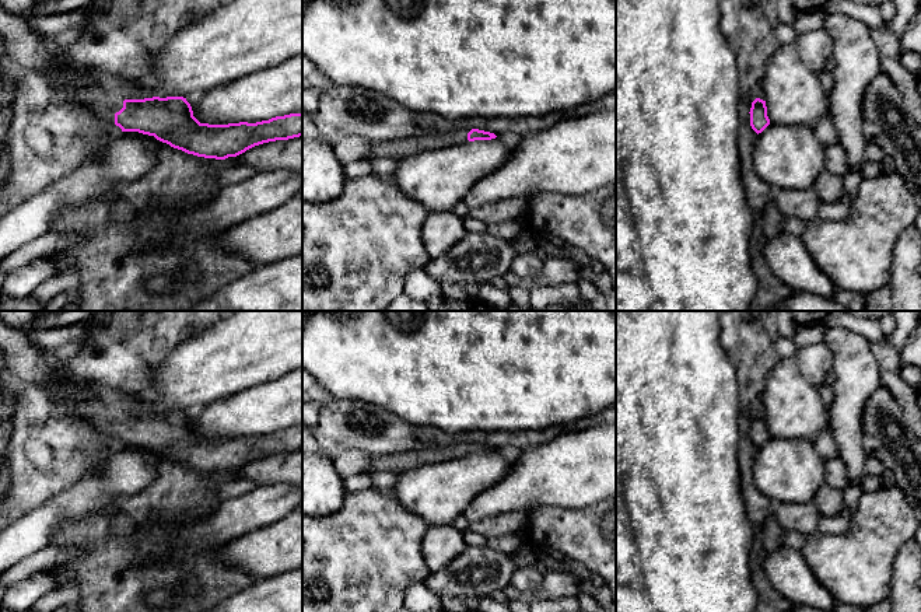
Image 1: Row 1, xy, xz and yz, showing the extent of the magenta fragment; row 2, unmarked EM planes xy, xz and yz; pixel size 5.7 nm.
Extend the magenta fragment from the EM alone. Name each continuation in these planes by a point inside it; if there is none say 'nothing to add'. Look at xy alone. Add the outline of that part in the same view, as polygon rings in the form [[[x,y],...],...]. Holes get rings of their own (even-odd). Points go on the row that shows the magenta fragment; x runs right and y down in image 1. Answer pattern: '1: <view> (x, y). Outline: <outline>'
1: xy (104, 94). Outline: [[[1,4],[0,38],[6,43],[6,55],[24,71],[39,73],[50,87],[67,92],[108,123],[115,123],[115,113],[123,108],[125,99],[154,97],[151,85],[144,81],[134,83],[104,73],[62,76],[56,69],[59,63],[56,49],[29,27],[27,18],[8,13]]]

